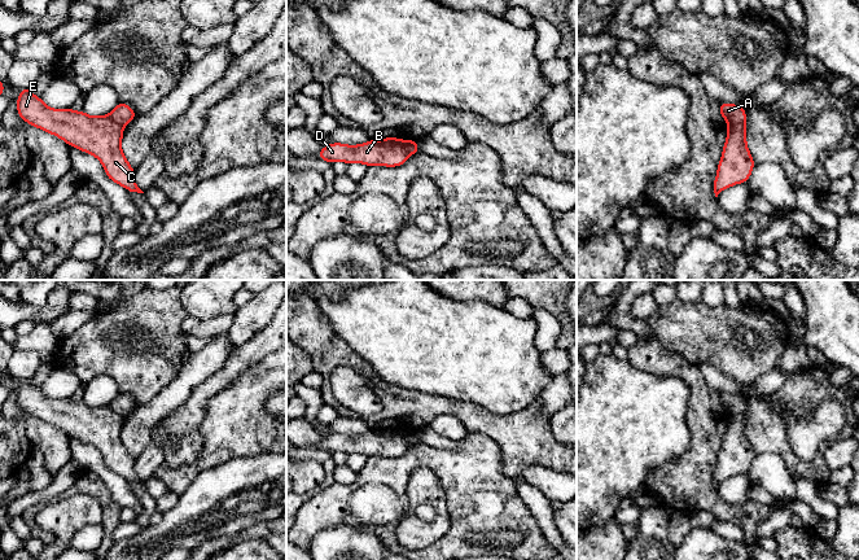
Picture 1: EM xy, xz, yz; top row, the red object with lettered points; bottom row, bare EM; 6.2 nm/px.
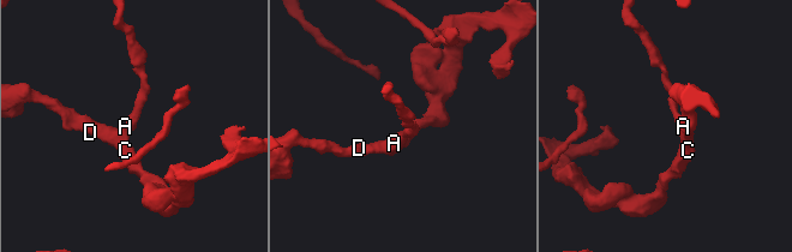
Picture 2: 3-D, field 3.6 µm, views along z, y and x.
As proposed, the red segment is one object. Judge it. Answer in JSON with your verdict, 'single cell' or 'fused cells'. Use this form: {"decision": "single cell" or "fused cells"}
{"decision": "fused cells"}

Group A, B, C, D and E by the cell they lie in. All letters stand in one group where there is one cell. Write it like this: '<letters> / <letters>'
A / B C D E

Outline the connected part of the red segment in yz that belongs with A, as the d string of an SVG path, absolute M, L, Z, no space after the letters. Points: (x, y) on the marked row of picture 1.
M722 102L718 108L727 124L739 124L746 119L746 109L740 105Z

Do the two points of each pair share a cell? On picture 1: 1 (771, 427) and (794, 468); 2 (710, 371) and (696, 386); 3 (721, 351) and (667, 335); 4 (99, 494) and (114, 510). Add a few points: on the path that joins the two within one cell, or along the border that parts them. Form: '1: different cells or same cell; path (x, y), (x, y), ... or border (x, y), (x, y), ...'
1: same cell; path (772, 437), (783, 449), (785, 459)
2: different cells; border (697, 366), (706, 385), (717, 396)
3: same cell; path (708, 338), (680, 337)
4: same cell; path (103, 498), (110, 506)

